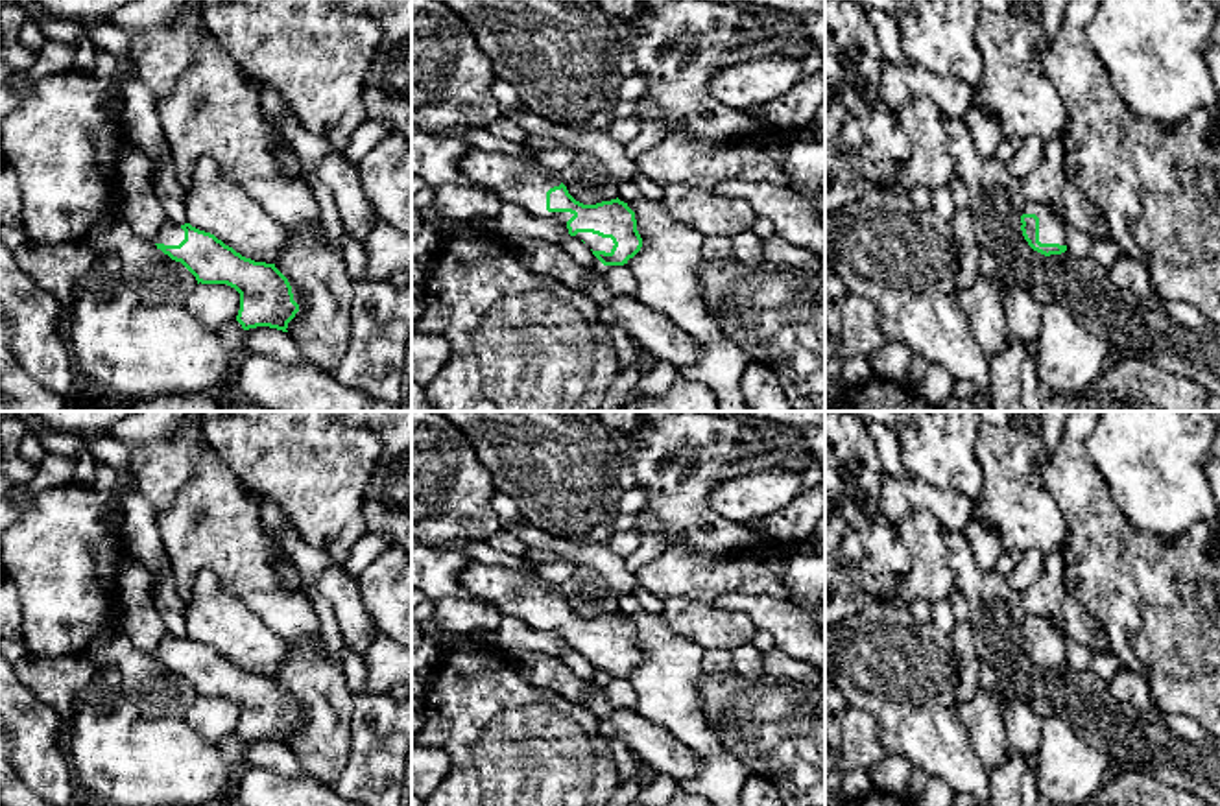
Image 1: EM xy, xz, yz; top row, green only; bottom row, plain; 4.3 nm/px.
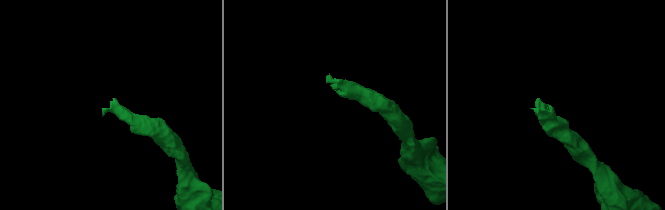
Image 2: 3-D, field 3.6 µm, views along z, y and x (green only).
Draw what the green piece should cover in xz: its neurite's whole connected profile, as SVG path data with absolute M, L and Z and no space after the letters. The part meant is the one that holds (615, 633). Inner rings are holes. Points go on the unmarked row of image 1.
M471 561L460 574L460 585L471 596L489 601L502 616L563 636L604 679L624 679L642 660L628 616L616 610L583 618L568 607L557 583L544 581L533 570Z

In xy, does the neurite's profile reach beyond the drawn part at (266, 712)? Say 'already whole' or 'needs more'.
needs more

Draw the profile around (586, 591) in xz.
M574 566L559 588L568 607L583 618L618 610L618 592L592 566Z

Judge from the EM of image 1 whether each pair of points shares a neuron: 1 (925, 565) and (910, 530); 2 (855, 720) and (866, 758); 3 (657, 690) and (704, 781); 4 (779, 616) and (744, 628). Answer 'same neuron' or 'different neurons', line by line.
1: same neuron
2: same neuron
3: same neuron
4: different neurons

